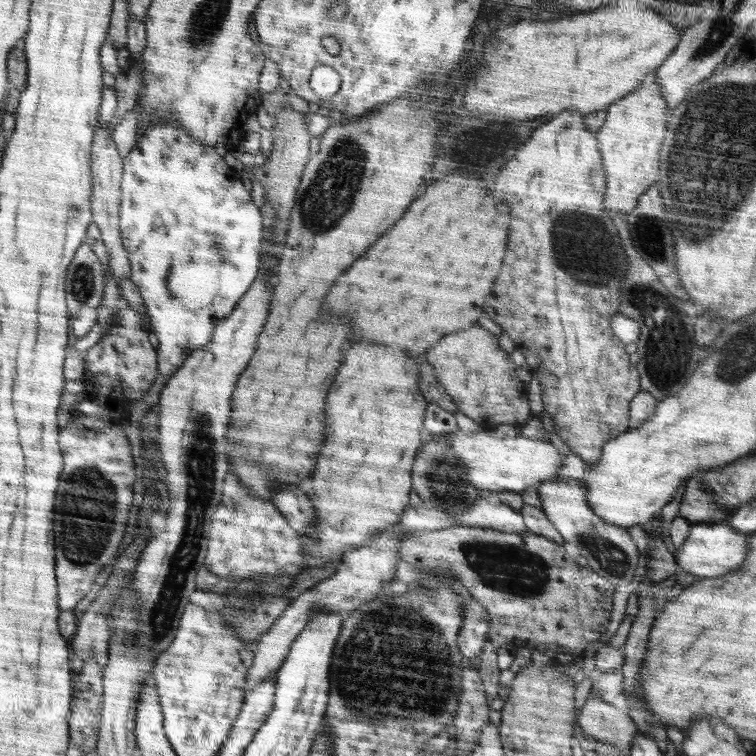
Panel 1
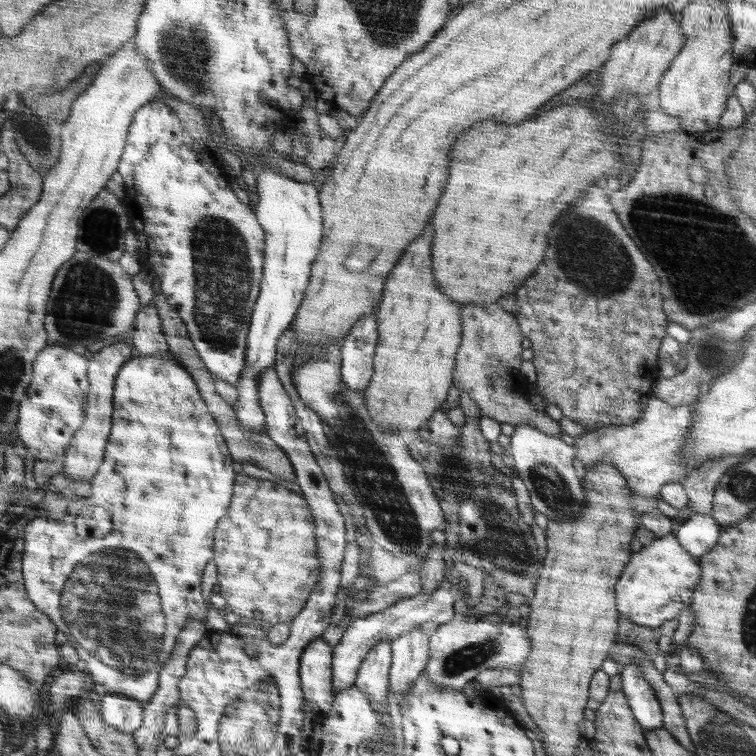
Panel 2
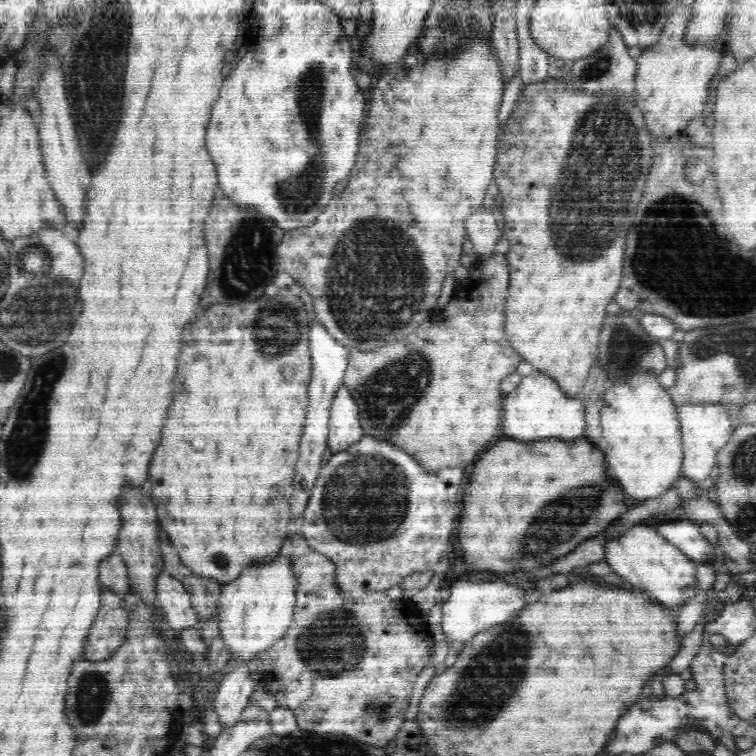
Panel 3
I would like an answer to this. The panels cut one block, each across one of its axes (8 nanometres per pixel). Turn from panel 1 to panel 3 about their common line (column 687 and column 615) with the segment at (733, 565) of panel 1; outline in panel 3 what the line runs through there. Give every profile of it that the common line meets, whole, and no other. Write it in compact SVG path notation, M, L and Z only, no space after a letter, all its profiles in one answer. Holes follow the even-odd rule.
M636 524L624 530L618 538L608 536L604 546L604 561L630 585L636 586L637 591L656 598L654 602L666 604L666 609L680 610L701 592L697 587L697 562L686 556L677 545L670 544L654 527L646 524Z

